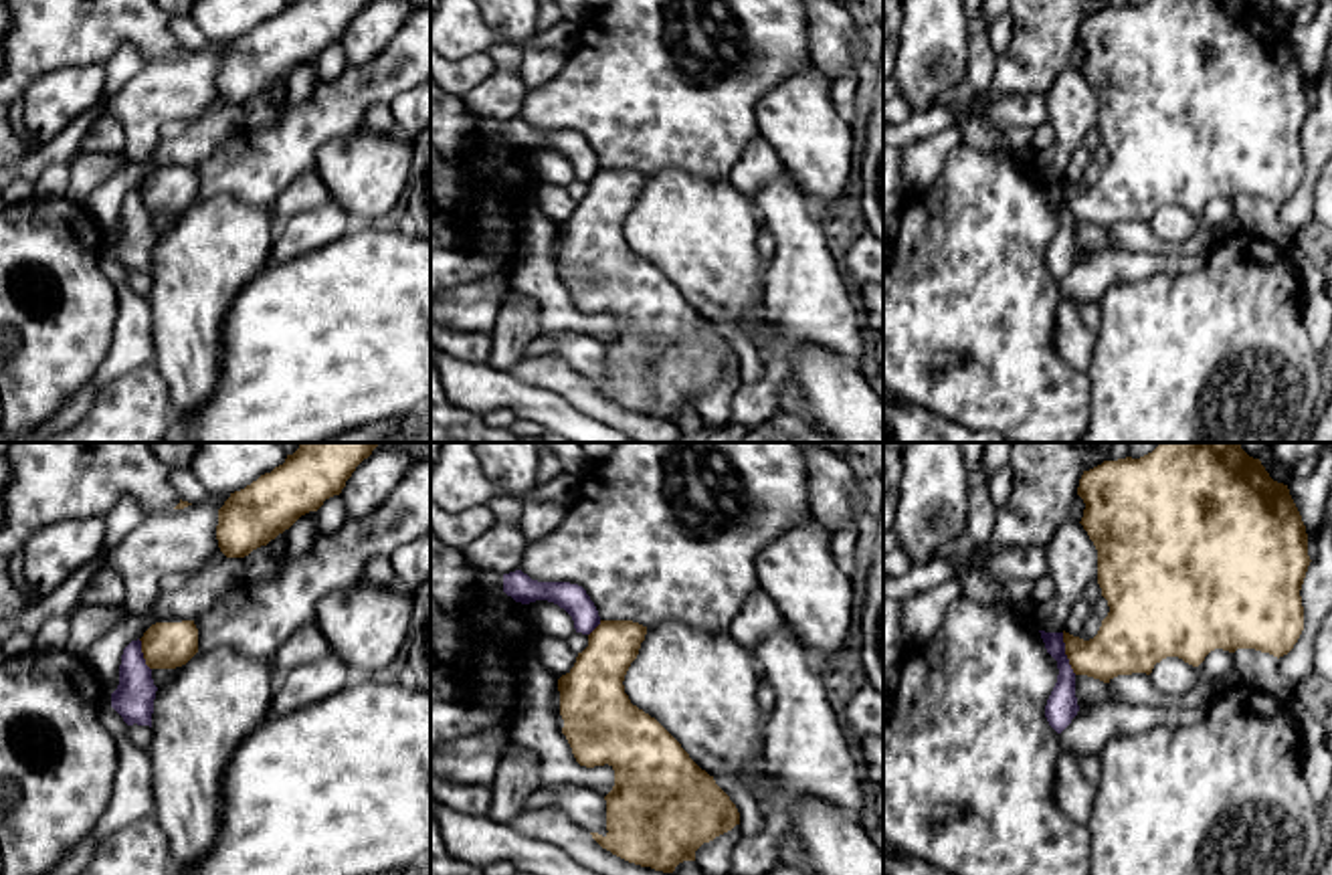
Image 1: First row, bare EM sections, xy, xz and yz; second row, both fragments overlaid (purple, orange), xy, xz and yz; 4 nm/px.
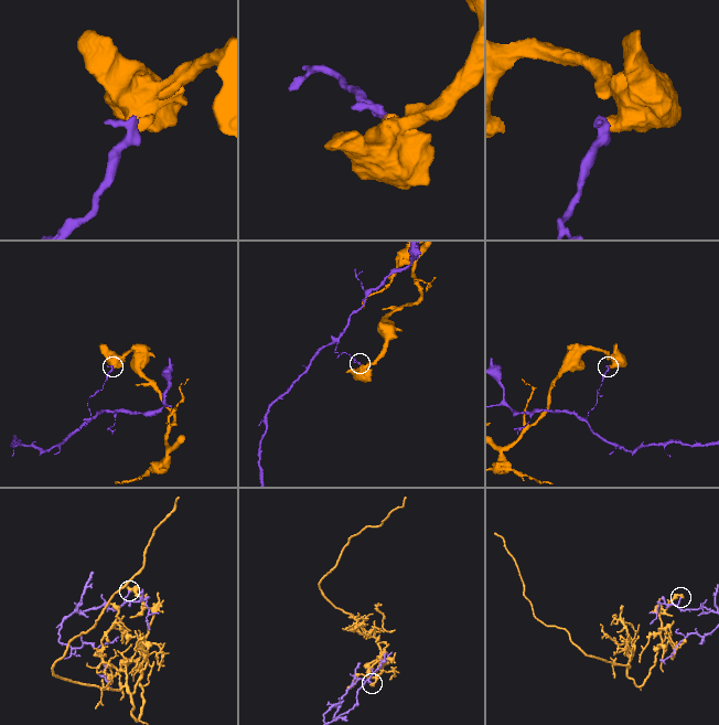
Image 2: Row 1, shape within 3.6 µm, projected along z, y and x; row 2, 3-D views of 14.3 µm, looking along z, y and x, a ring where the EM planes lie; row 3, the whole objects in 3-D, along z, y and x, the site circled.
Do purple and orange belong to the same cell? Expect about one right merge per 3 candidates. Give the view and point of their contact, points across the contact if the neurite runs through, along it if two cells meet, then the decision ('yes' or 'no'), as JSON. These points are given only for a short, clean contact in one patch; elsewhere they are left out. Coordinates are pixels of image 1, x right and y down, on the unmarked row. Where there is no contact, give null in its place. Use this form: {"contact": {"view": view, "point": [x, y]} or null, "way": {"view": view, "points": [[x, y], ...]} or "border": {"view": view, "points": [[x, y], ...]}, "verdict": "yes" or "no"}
{"contact": {"view": "yz", "point": [1064, 201]}, "border": {"view": "yz", "points": [[1062, 180], [1068, 211], [1076, 221]]}, "verdict": "no"}

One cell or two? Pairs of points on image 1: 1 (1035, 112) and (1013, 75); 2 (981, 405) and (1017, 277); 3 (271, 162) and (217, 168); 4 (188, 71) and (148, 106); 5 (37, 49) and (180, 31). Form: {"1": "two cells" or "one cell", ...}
{"1": "two cells", "2": "one cell", "3": "one cell", "4": "one cell", "5": "two cells"}

